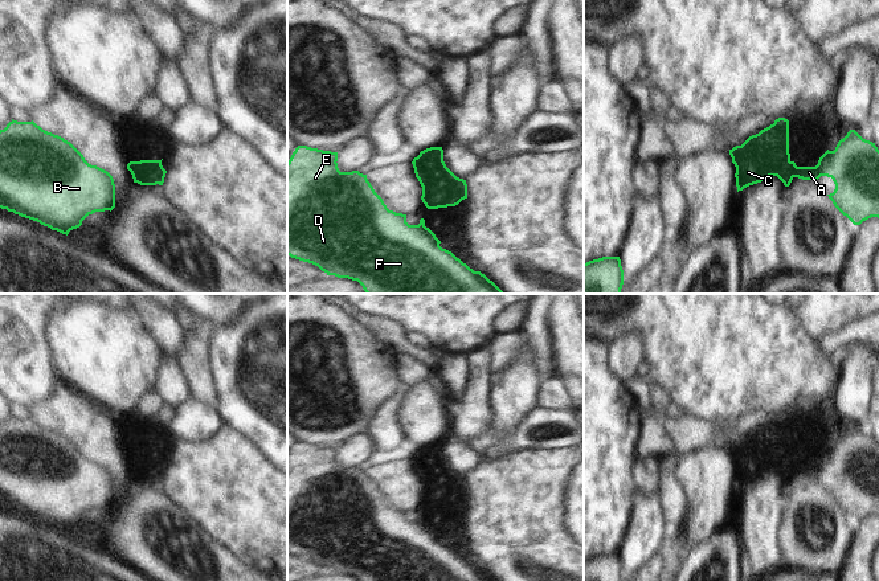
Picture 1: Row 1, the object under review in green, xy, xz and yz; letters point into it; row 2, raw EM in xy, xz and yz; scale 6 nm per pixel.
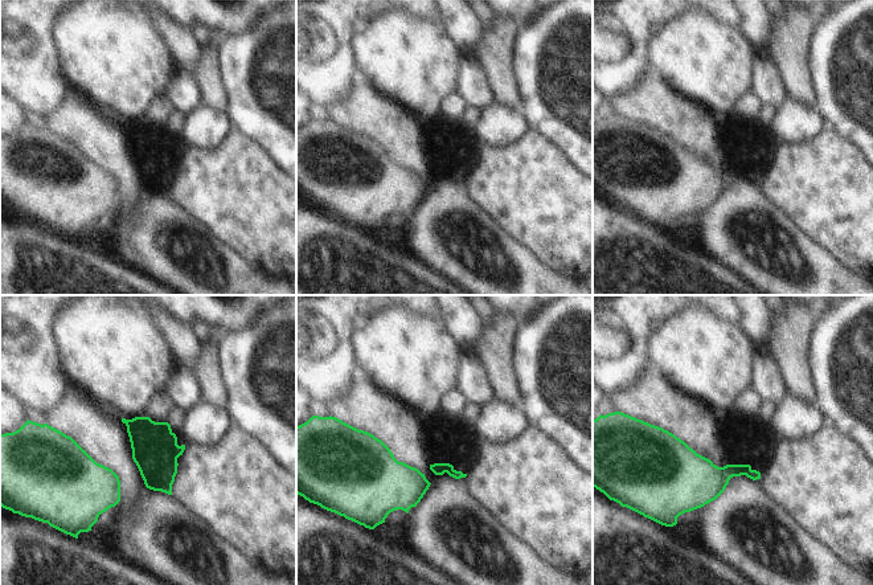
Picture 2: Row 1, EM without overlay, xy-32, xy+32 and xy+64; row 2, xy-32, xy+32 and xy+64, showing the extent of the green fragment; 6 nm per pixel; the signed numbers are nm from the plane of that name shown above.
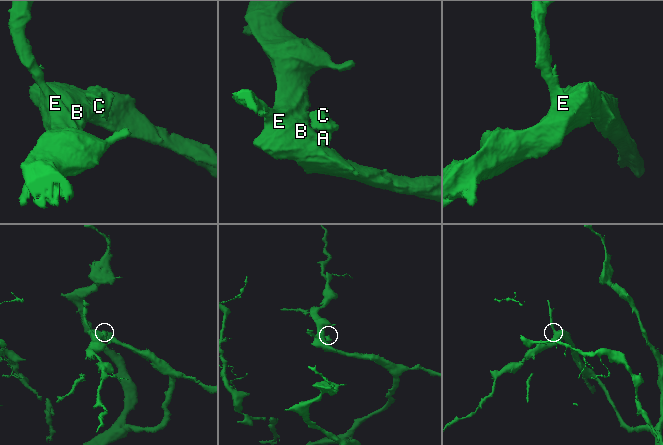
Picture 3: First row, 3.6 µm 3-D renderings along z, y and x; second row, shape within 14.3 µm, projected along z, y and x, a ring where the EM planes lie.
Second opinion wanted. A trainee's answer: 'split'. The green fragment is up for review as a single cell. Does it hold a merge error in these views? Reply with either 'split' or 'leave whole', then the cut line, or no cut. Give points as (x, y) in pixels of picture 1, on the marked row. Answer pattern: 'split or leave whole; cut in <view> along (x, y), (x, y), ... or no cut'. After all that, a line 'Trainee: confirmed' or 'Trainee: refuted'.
split; cut in xy along (139, 162), (139, 167), (131, 174)
Trainee: confirmed

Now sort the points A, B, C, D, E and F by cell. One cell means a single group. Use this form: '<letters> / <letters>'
A B D E F / C

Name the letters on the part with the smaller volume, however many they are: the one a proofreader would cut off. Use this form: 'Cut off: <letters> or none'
Cut off: C

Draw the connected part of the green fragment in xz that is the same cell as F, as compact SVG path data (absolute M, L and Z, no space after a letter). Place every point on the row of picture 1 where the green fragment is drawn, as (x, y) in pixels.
M298 146L287 161L287 255L312 263L327 275L357 281L367 294L504 294L492 281L481 271L474 271L451 251L440 246L441 241L425 226L421 218L418 225L409 225L406 214L389 210L383 199L375 192L367 175L359 171L340 172L338 168L338 152L323 151L307 146Z

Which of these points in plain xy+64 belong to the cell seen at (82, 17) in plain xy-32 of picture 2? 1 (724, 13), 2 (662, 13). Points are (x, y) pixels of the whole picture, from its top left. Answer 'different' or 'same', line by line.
1: different
2: different

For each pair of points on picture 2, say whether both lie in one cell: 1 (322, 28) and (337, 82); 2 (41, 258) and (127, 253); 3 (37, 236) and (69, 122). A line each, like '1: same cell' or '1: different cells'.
1: same cell
2: different cells
3: different cells

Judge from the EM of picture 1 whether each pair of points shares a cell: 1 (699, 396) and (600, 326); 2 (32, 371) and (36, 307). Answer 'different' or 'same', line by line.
1: same
2: same

